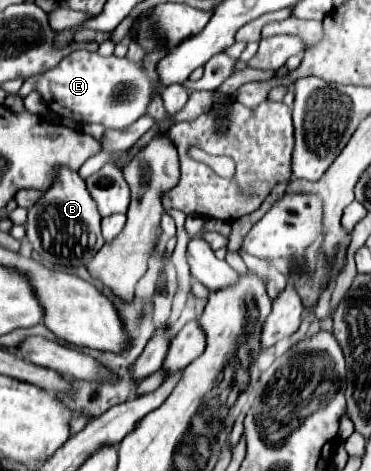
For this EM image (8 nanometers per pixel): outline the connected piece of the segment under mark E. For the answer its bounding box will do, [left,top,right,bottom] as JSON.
[19,46,173,130]

